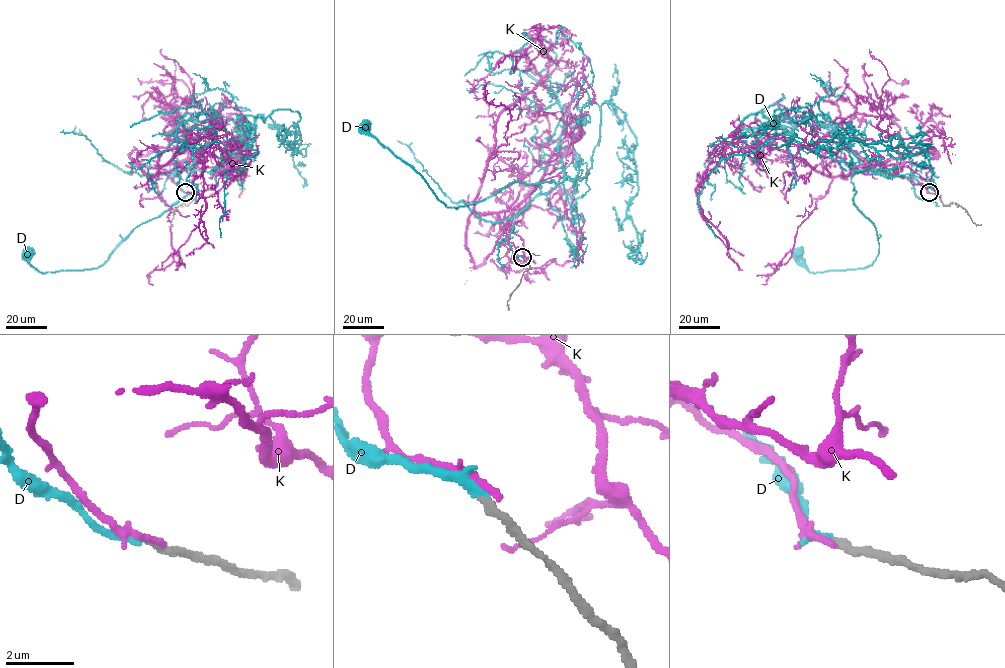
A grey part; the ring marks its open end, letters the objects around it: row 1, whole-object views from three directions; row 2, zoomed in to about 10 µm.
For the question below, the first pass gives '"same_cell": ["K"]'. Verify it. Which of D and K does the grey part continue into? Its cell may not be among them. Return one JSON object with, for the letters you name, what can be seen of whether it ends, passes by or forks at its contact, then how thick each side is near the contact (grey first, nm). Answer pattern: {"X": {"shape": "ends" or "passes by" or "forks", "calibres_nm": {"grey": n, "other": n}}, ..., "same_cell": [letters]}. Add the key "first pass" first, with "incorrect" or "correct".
{"first pass": "incorrect", "D": {"shape": "ends", "calibres_nm": {"grey": 240, "other": 220}}, "same_cell": ["D"]}

